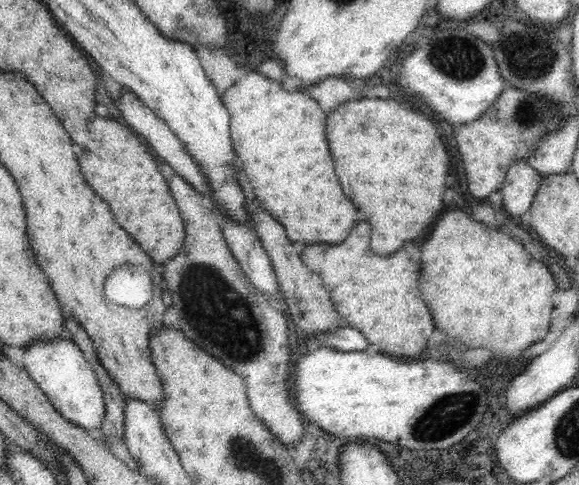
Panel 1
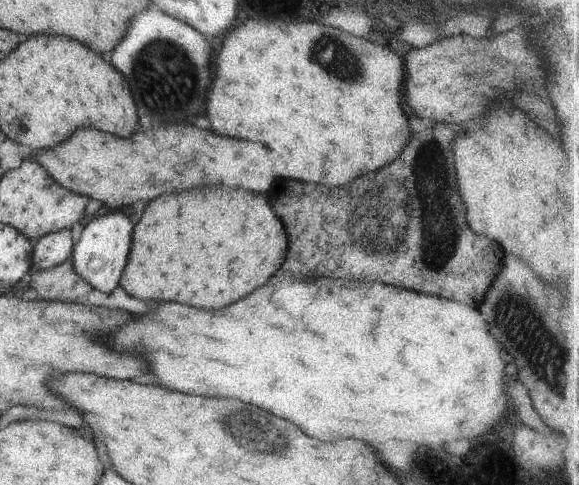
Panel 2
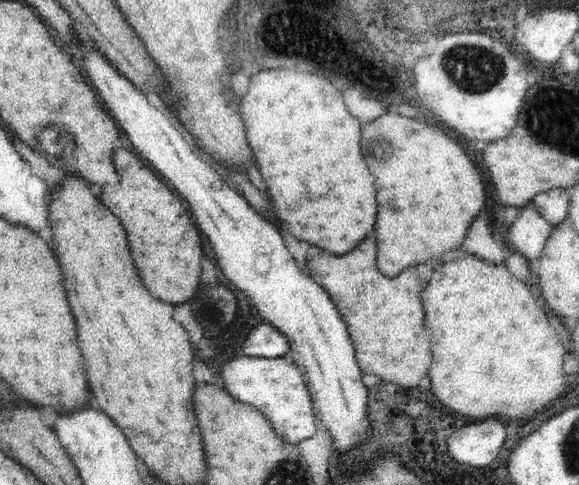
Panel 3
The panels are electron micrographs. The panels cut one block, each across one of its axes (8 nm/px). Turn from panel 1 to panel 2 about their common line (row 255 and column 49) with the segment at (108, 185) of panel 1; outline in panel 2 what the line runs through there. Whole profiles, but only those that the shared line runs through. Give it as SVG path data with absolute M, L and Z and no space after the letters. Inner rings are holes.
M160 124L150 130L138 130L130 138L118 138L112 134L98 132L94 128L78 128L72 136L60 142L54 148L37 150L35 160L46 168L50 178L60 184L62 188L72 192L96 198L110 206L130 206L136 200L150 202L162 192L182 192L196 186L210 186L210 184L226 184L234 188L246 188L252 192L266 194L274 182L272 168L274 168L274 154L268 152L262 144L246 142L246 140L232 140L226 136L218 136L208 130L198 130L196 126L184 124Z

